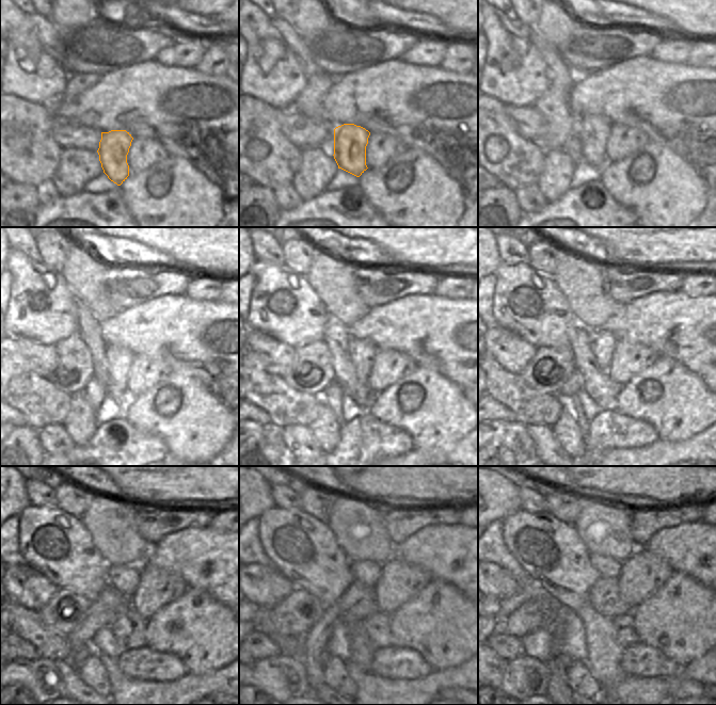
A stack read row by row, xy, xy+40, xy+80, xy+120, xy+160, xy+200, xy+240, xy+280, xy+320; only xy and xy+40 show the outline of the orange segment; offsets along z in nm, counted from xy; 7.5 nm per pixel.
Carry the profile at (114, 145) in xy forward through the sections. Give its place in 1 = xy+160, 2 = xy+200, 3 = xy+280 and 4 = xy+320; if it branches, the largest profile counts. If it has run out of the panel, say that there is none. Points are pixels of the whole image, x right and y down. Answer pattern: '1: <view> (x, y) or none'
1: xy+160 (362, 352)
2: xy+200 (601, 342)
3: xy+280 (367, 573)
4: xy+320 (607, 567)

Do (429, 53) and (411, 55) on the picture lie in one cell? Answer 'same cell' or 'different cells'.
same cell

